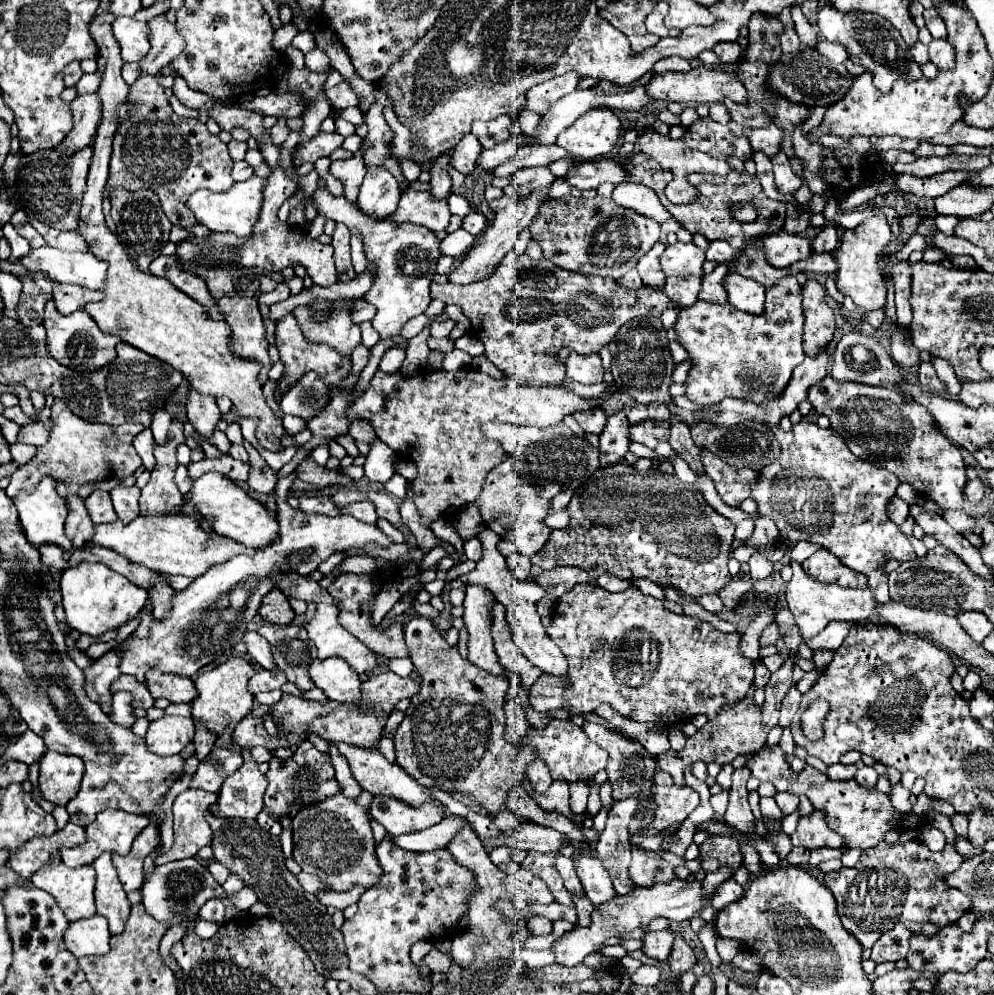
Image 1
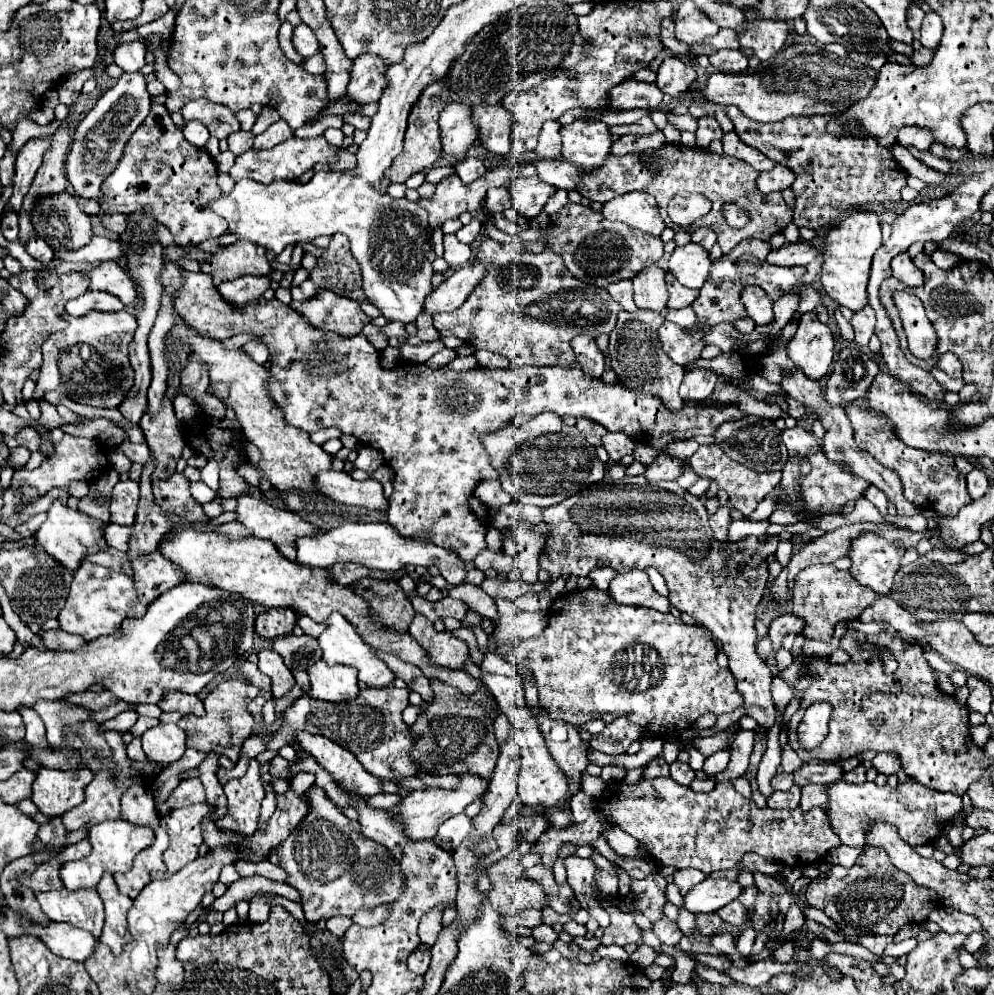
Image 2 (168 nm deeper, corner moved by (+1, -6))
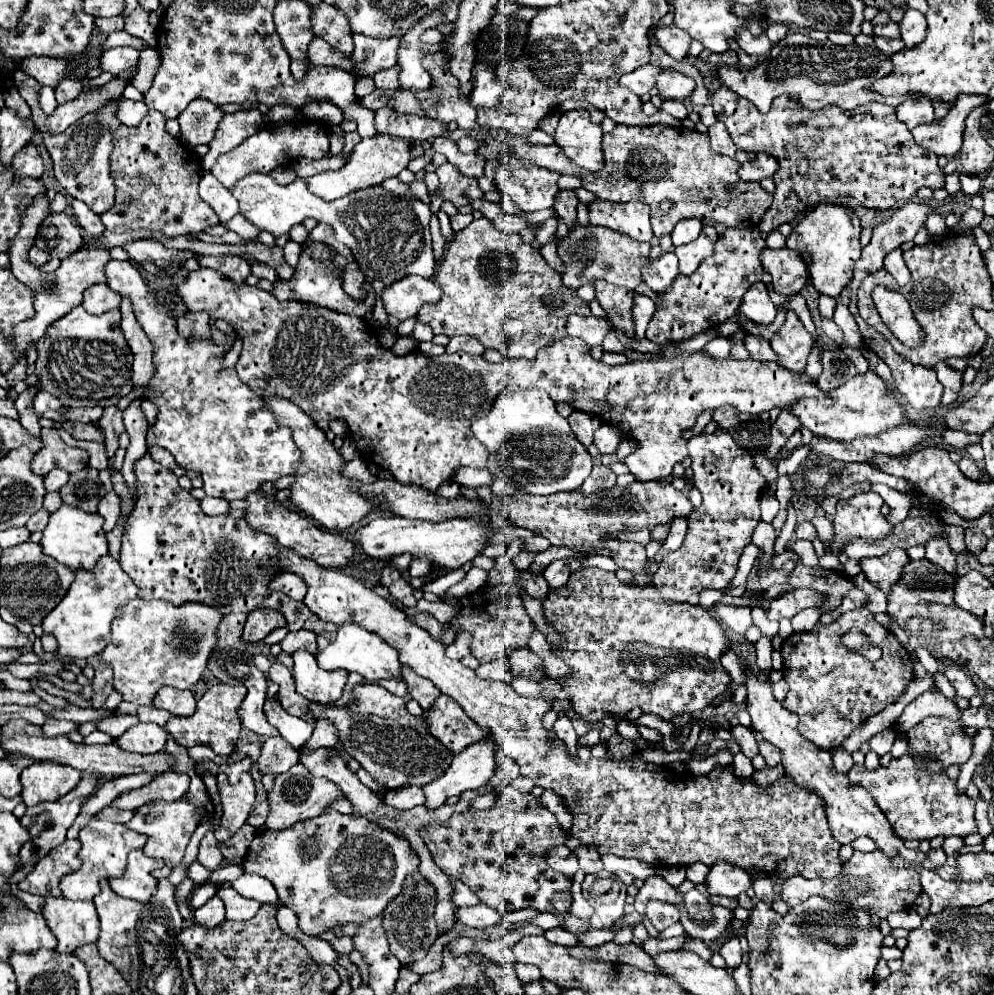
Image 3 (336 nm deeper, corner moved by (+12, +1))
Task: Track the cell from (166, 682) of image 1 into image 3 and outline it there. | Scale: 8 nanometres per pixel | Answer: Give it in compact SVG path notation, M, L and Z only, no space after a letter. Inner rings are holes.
M165 686L153 698L153 706L169 710L175 716L189 716L195 712L195 698L191 690L177 690Z

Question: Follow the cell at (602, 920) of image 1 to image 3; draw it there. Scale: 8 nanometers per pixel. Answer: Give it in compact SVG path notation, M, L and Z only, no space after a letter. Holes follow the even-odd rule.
M717 862L715 866L711 866L705 880L709 894L719 894L727 898L735 898L737 894L751 888L751 884L753 882L743 868L727 862Z

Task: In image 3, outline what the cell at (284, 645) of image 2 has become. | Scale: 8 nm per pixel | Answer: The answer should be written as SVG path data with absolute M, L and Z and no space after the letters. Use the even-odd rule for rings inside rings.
M297 630L297 632L289 632L287 636L285 636L285 640L281 640L279 642L281 644L281 648L283 648L283 652L287 652L287 654L293 654L295 650L299 650L299 648L305 648L305 650L309 650L309 652L317 652L317 640L315 640L315 632L311 632L311 630Z

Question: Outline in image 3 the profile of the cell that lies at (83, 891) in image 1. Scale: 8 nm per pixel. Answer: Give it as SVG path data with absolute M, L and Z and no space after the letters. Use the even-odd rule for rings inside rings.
M47 896L41 914L57 938L57 952L71 954L77 946L95 942L99 936L99 918L93 900L67 900Z

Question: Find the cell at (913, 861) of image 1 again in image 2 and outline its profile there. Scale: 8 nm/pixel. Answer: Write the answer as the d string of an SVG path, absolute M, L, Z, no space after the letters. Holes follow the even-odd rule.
M866 847L856 865L848 869L834 865L826 875L810 881L804 897L810 907L824 911L832 921L878 935L896 935L904 925L922 923L938 905L938 897L932 889L912 883L912 879L908 879L904 871L892 867L888 855L876 847ZM894 921L898 921L898 927L894 927Z

